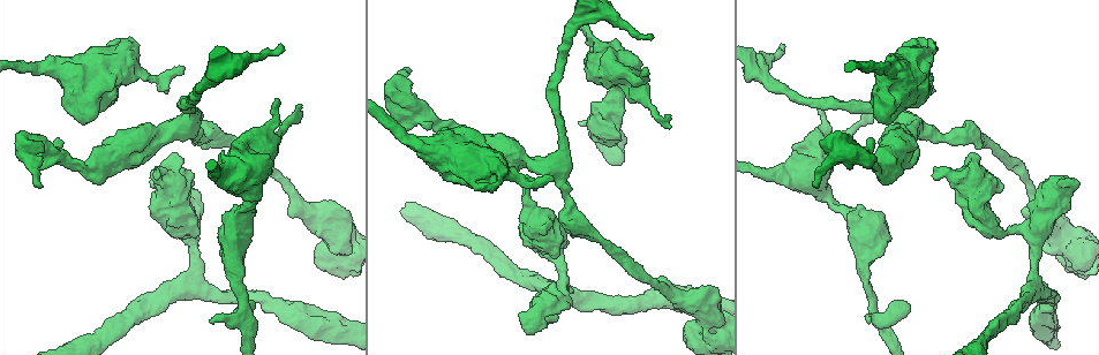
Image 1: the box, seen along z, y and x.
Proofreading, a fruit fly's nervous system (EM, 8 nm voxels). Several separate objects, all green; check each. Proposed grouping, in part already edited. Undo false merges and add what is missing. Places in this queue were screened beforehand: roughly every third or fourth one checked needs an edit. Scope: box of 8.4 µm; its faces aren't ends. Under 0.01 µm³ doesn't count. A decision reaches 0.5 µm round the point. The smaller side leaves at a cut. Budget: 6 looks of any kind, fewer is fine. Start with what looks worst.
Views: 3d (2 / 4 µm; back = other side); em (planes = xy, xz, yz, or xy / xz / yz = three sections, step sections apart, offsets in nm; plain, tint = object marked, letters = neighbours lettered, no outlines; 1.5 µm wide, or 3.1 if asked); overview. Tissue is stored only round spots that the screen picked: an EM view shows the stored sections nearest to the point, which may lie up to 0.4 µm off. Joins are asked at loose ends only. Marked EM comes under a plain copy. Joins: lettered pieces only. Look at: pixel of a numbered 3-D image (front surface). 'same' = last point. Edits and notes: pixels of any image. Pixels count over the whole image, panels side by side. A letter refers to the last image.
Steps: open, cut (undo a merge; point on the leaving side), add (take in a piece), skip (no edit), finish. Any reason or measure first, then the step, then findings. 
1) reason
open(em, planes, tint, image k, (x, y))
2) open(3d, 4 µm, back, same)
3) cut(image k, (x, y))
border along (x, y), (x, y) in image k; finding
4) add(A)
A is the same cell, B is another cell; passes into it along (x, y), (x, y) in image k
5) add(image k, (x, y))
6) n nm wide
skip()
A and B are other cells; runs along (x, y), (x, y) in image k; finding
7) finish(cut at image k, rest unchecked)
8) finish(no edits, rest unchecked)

sudden change in width
open(3d, 4 µm, image 1, (341, 252))

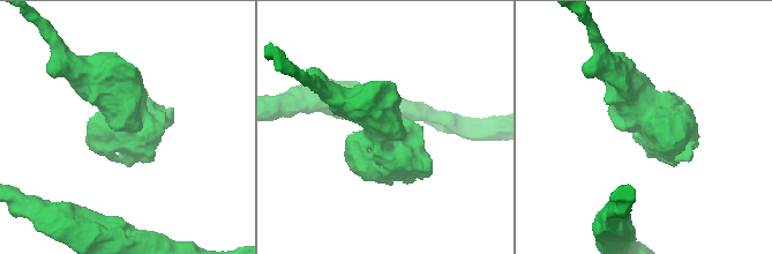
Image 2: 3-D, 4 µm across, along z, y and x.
now the EM
open(em, xy, step 4, tint, image 2, (129, 127))

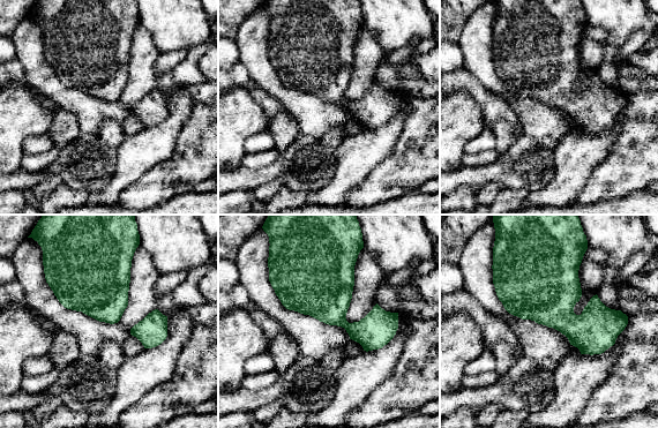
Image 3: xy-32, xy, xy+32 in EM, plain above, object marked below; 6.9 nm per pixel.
open(em, planes, letters, same)

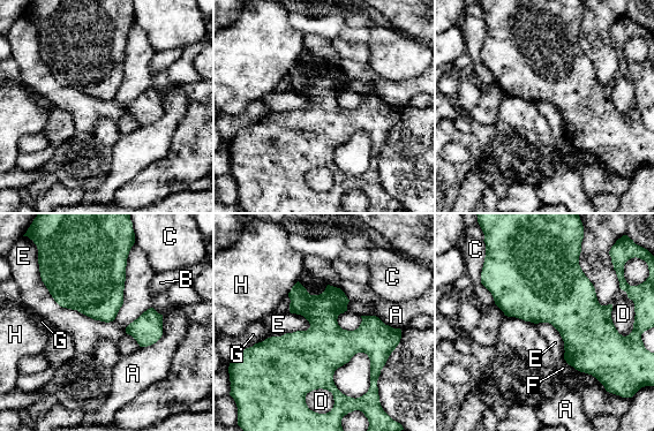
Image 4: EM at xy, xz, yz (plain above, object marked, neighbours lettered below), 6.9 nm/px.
E touches over 700 nm
skip()
A, B, C, D, E, F, G and H are other cells; border along (134, 242), (112, 320), (40, 280) in image 4; continuous, no second neuron

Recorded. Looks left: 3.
abrupt turn
open(3d, 2 µm, back, image 1, (240, 316))

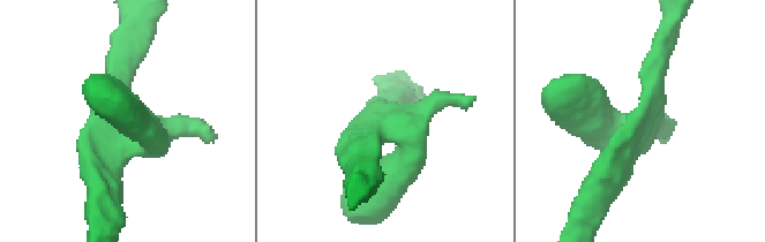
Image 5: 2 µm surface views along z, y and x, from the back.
need the tissue
open(em, planes, letters, image 5, (382, 120))

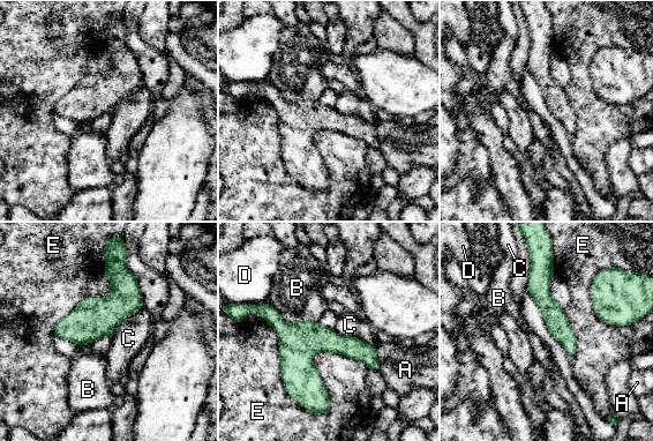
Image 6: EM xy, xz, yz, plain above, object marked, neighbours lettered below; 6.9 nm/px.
E touches over 440 nm
skip()
A, B, C, D and E are other cells; border along (333, 328), (373, 345) in image 6; continuous, no second neuron

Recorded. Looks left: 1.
finish(no edits, rest unchecked)

